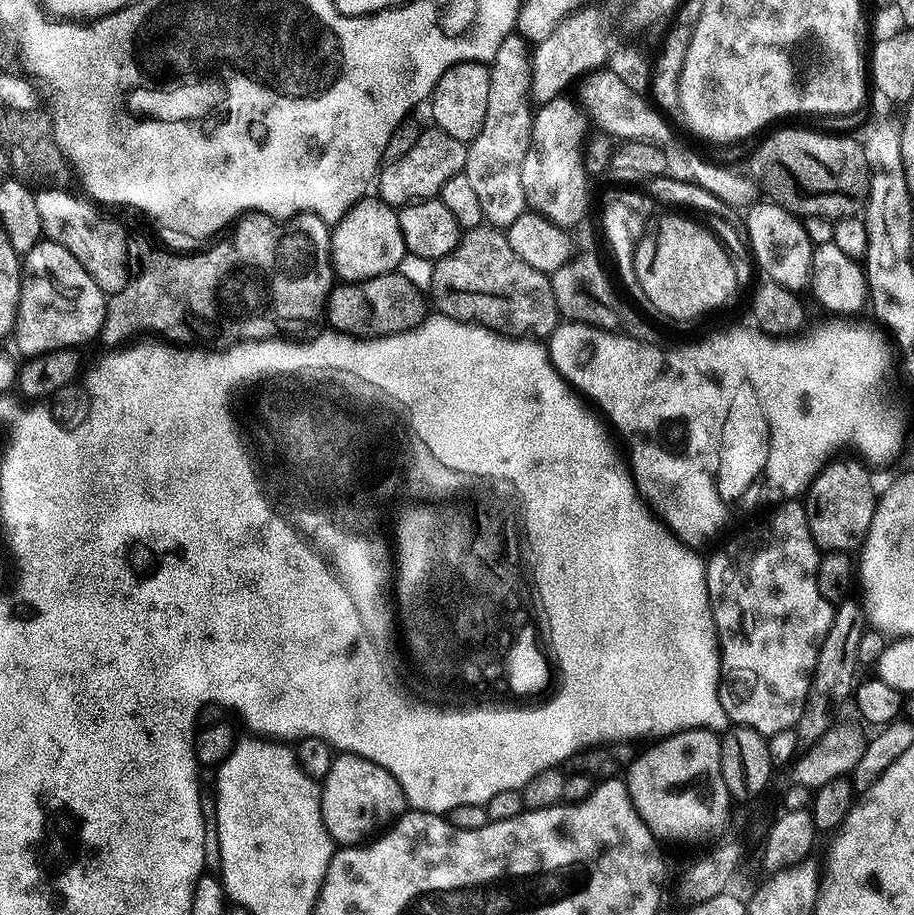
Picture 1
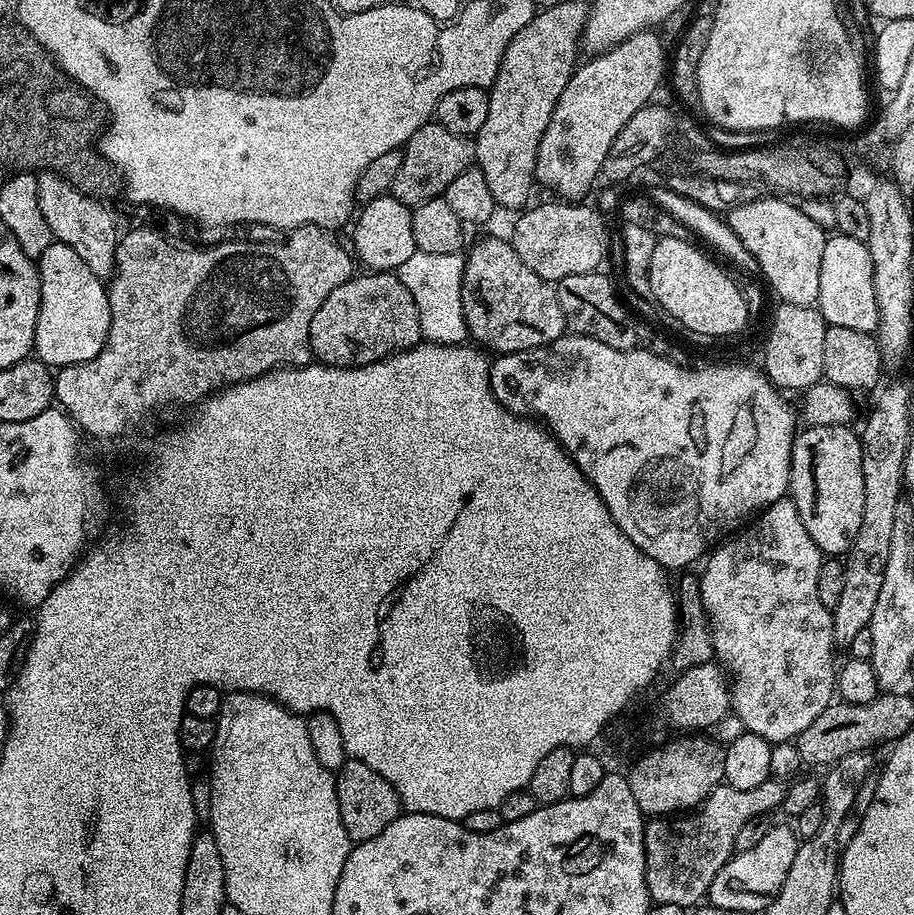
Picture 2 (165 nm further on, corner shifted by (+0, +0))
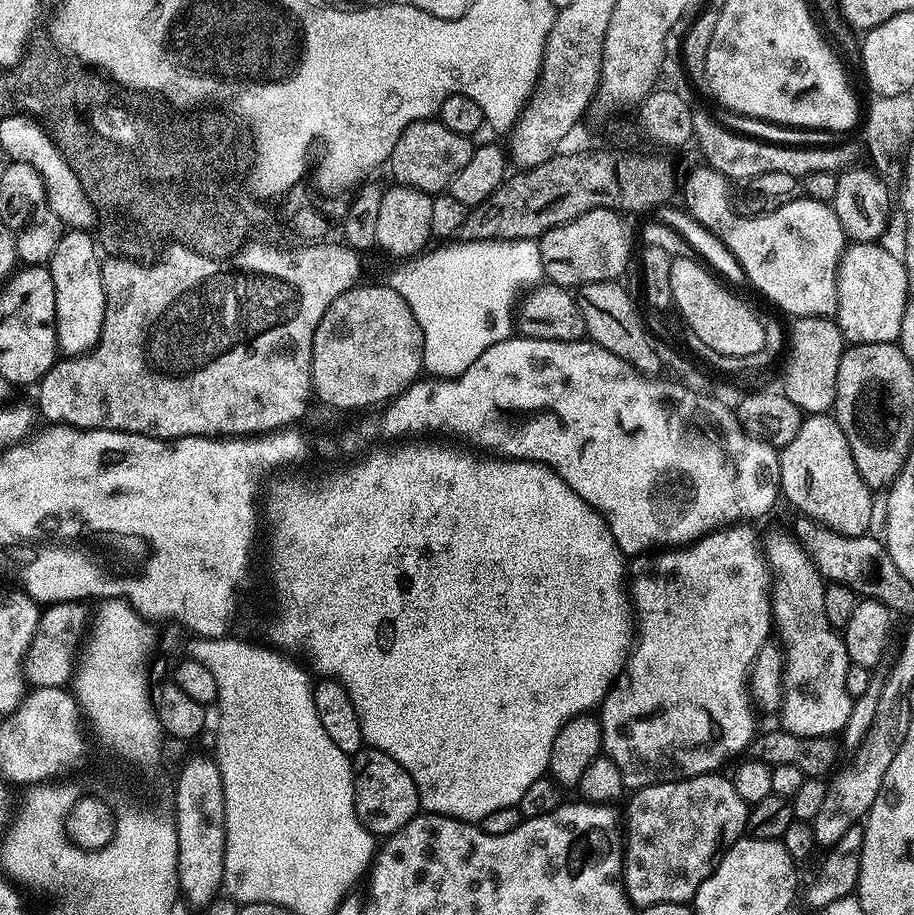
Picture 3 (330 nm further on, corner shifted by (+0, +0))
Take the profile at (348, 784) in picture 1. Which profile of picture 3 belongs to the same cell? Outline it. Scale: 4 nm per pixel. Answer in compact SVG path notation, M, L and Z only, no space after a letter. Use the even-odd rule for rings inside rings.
M367 746L351 757L352 781L354 782L354 810L358 814L358 822L366 826L366 830L377 838L393 836L406 822L421 815L422 798L418 794L418 786L414 786L414 778L406 774L406 770L390 754L377 748Z

